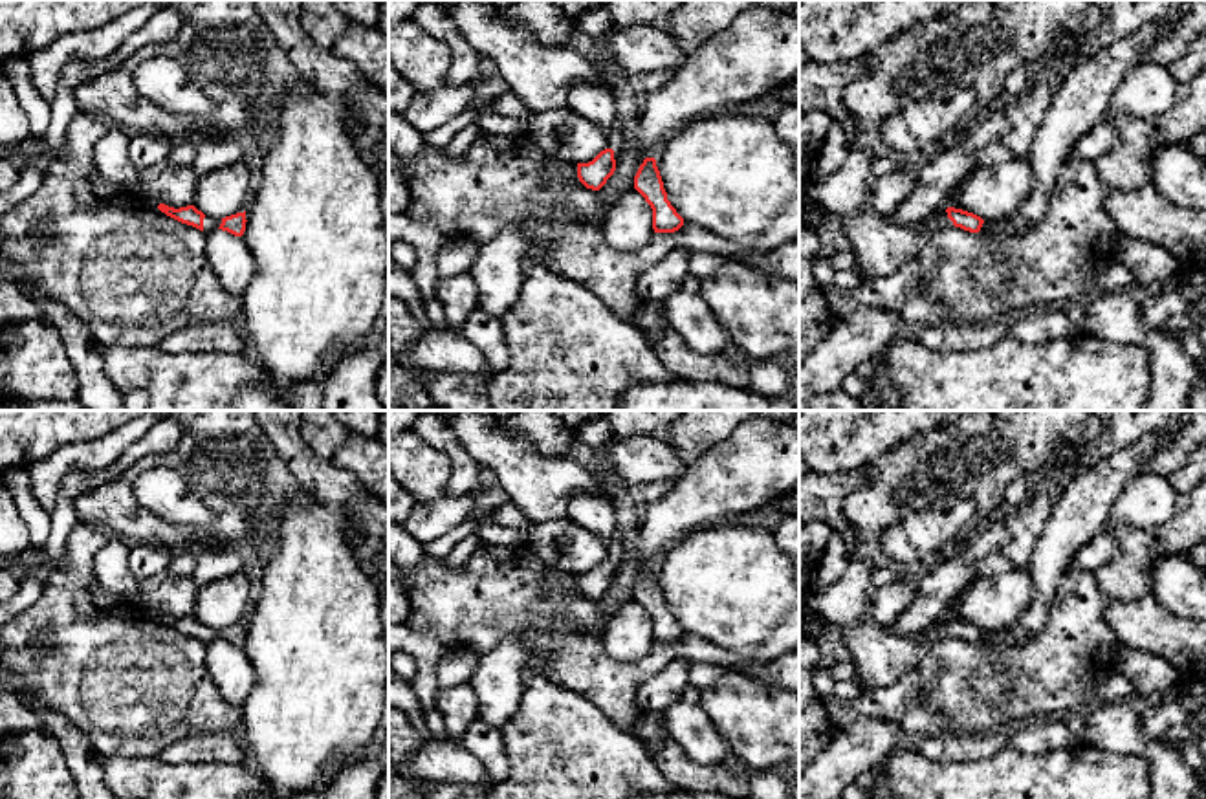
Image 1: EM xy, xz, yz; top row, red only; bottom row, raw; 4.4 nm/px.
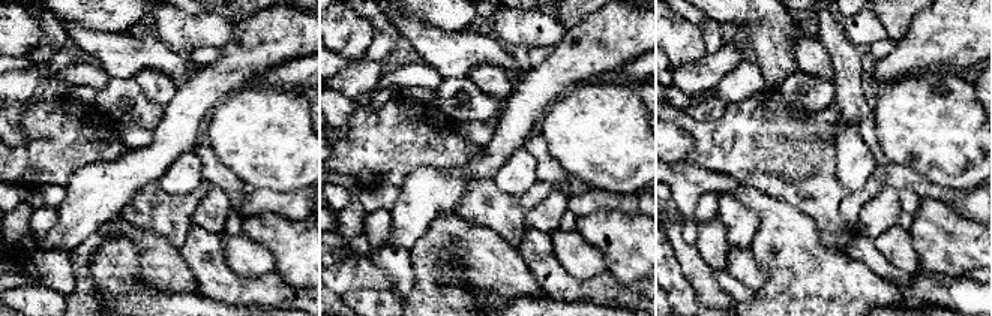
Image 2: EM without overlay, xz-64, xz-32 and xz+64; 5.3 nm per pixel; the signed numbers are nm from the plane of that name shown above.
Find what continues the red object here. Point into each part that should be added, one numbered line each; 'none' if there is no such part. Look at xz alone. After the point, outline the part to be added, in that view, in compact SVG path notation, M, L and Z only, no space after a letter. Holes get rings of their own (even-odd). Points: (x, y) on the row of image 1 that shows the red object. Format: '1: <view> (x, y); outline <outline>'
1: xz (596, 22); outline M598 7L585 11L577 18L577 29L587 33L596 46L596 60L610 82L610 90L616 99L616 126L607 132L608 143L607 148L614 150L614 159L621 156L623 145L629 141L636 128L636 121L641 114L641 101L629 81L629 75L612 60L612 55L607 49L607 35L612 29L610 13L607 7Z

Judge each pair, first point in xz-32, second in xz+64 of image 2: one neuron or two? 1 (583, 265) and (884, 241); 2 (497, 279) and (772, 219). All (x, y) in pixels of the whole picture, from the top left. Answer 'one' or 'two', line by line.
1: one
2: one

